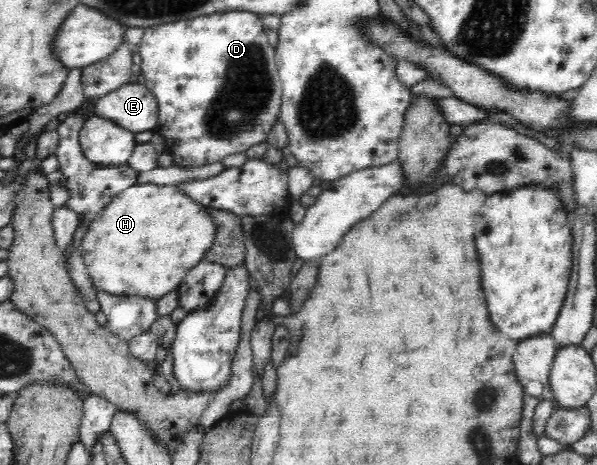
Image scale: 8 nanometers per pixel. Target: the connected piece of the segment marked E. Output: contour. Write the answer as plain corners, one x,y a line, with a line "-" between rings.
127,83
96,99
94,114
135,134
147,130
154,132
158,104
145,84

